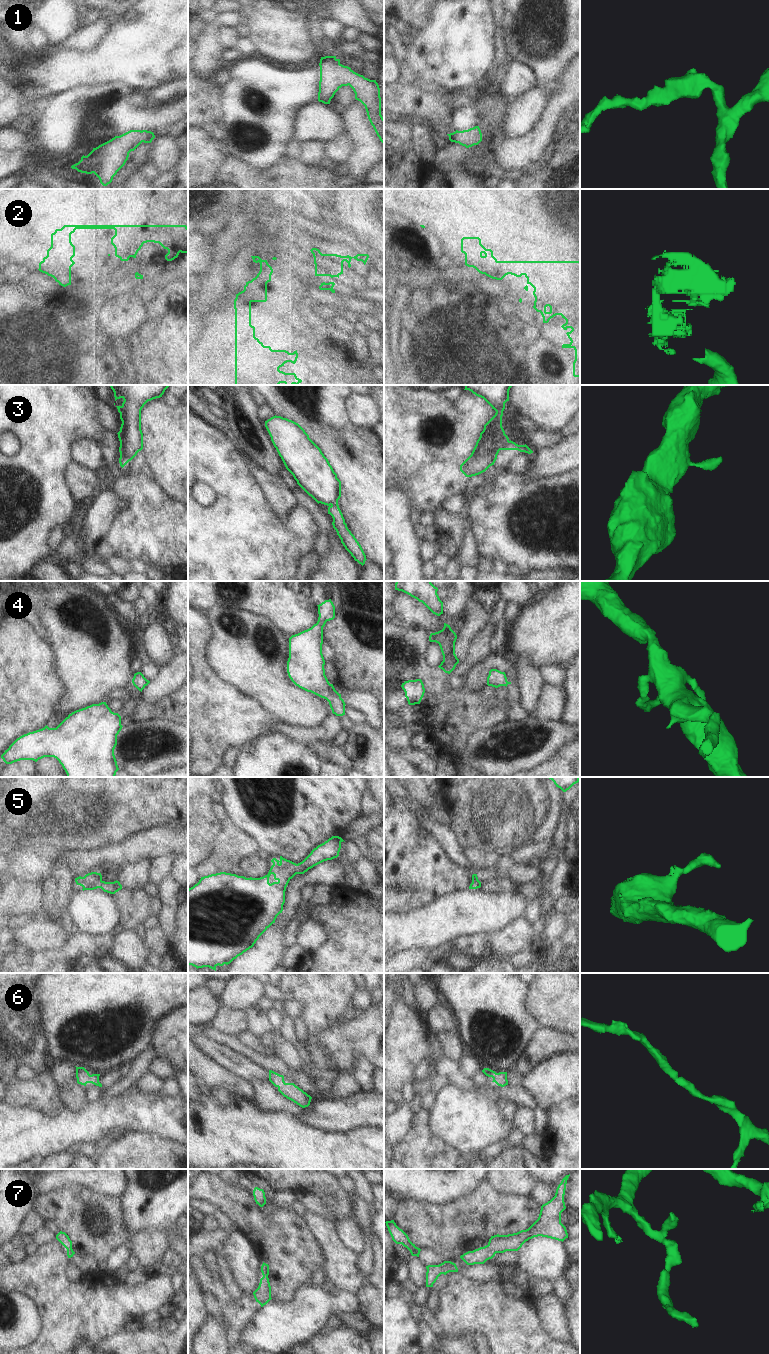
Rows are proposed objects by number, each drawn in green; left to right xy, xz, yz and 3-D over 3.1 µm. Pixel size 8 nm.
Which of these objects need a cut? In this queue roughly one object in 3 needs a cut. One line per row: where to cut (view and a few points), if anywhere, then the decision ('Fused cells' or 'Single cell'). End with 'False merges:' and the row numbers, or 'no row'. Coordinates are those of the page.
1: No split. Single cell
2: Split along xy (41, 261), (42, 266), (51, 275). Fused cells
3: Split along yz (508, 440), (499, 449). Fused cells
4: No split. Single cell
5: No split. Single cell
6: No split. Single cell
7: No split. Single cell
False merges: 2, 3

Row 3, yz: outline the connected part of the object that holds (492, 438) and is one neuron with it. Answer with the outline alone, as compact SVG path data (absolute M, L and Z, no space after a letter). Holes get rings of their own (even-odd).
M465 385L478 397L483 398L496 411L495 415L484 425L471 455L460 465L460 471L466 477L485 472L494 465L501 448L509 441L502 427L505 403L509 401L512 385Z

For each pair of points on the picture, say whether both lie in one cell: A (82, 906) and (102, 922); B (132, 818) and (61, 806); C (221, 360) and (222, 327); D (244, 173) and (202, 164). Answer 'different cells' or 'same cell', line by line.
A: same cell
B: same cell
C: same cell
D: different cells

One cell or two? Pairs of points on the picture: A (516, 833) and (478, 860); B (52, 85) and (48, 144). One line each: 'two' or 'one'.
A: two
B: two

